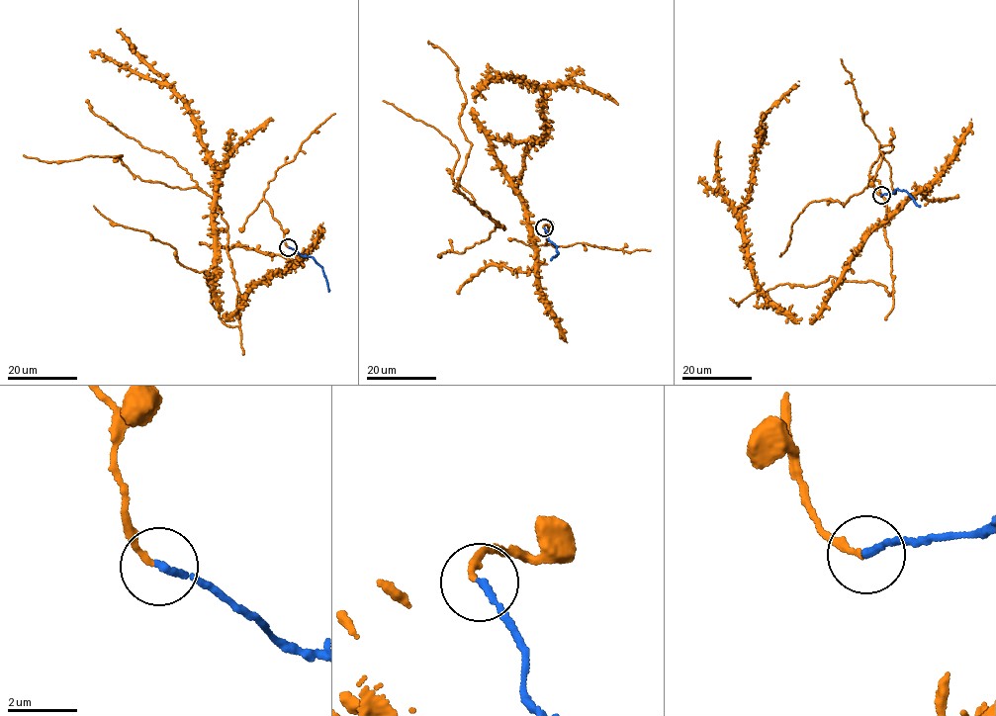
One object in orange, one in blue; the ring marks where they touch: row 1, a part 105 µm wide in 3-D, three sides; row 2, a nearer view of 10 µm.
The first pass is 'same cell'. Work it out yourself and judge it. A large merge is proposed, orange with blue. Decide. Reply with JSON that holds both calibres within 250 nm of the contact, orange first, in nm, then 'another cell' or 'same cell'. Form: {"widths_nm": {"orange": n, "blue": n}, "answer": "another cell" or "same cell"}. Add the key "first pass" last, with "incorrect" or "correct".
{"widths_nm": {"orange": 150, "blue": 190}, "answer": "same cell", "first pass": "correct"}

